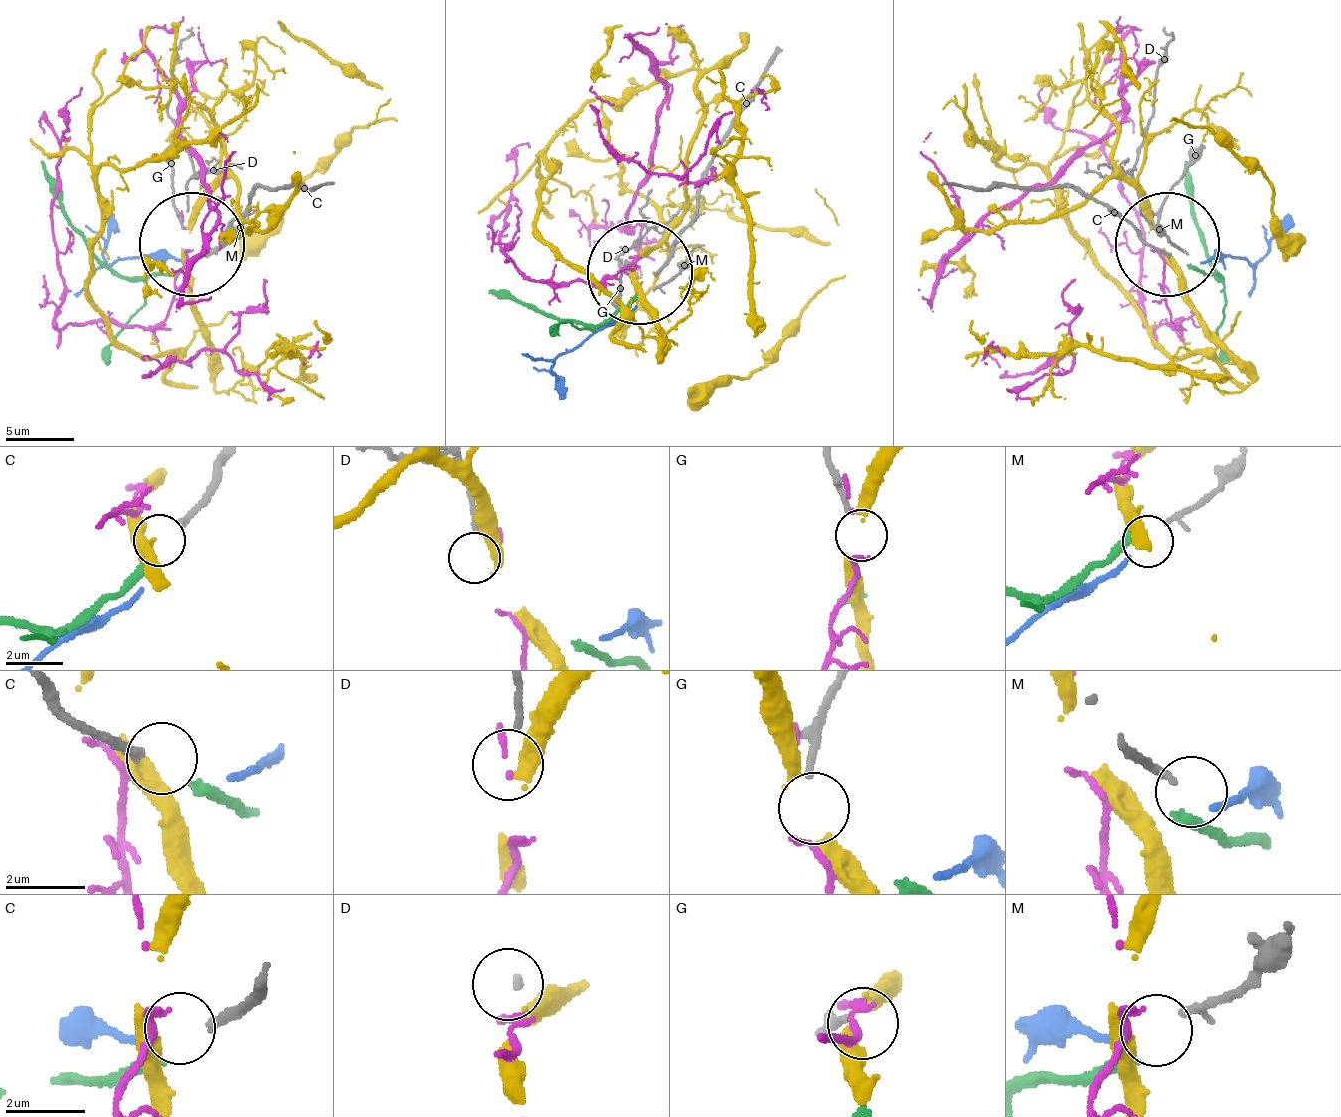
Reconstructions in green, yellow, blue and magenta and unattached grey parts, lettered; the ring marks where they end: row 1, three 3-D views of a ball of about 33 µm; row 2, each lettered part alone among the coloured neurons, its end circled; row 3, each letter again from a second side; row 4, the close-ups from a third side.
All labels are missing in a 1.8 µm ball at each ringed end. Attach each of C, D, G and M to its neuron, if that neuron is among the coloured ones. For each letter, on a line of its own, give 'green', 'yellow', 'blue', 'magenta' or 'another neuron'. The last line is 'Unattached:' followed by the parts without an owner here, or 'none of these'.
C: green
D: another neuron
G: another neuron
M: blue
Unattached: D, G

